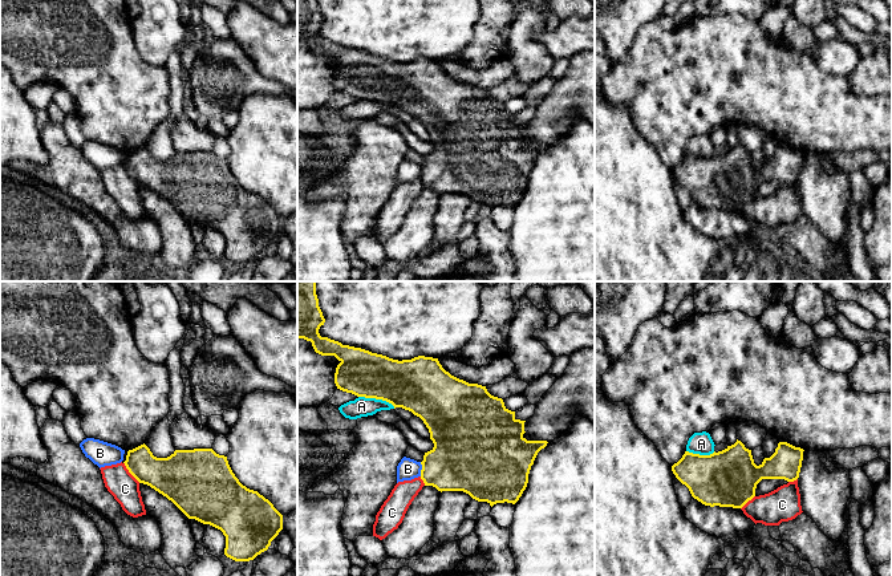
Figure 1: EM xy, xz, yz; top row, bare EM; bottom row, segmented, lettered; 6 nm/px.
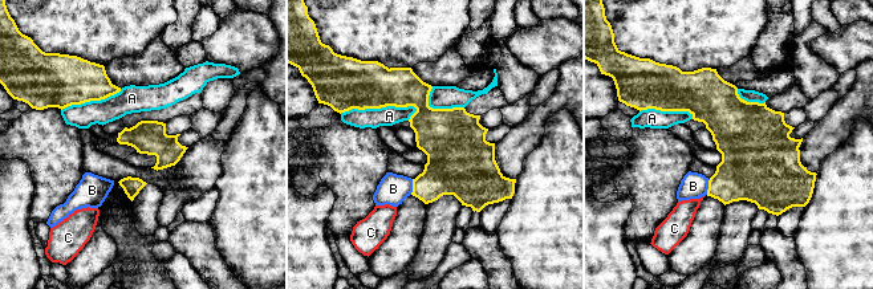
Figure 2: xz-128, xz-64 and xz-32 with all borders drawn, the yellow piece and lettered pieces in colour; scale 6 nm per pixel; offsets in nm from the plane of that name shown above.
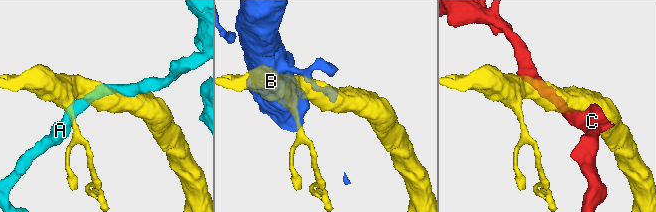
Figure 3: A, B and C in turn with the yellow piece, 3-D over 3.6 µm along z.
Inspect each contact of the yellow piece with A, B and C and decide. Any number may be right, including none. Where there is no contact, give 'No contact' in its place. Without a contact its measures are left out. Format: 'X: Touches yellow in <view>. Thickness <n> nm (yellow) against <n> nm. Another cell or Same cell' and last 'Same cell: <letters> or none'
A: Touches yellow in xz. Thickness 320 nm (yellow) against 120 nm. Another cell
B: Touches yellow in xz. Thickness 380 nm (yellow) against 130 nm. Another cell
C: Touches yellow in xy. Thickness 240 nm (yellow) against 170 nm. Another cell
Same cell: none

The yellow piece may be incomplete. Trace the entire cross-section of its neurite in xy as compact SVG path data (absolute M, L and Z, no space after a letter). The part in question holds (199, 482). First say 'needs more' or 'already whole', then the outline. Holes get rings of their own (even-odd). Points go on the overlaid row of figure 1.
already whole | M143 443L129 450L123 463L139 483L147 484L166 496L188 519L195 519L220 530L226 536L224 555L235 561L254 560L258 555L268 549L271 541L283 530L283 515L258 491L243 486L232 472L227 457L216 454L212 449L175 450L167 458L157 458Z

